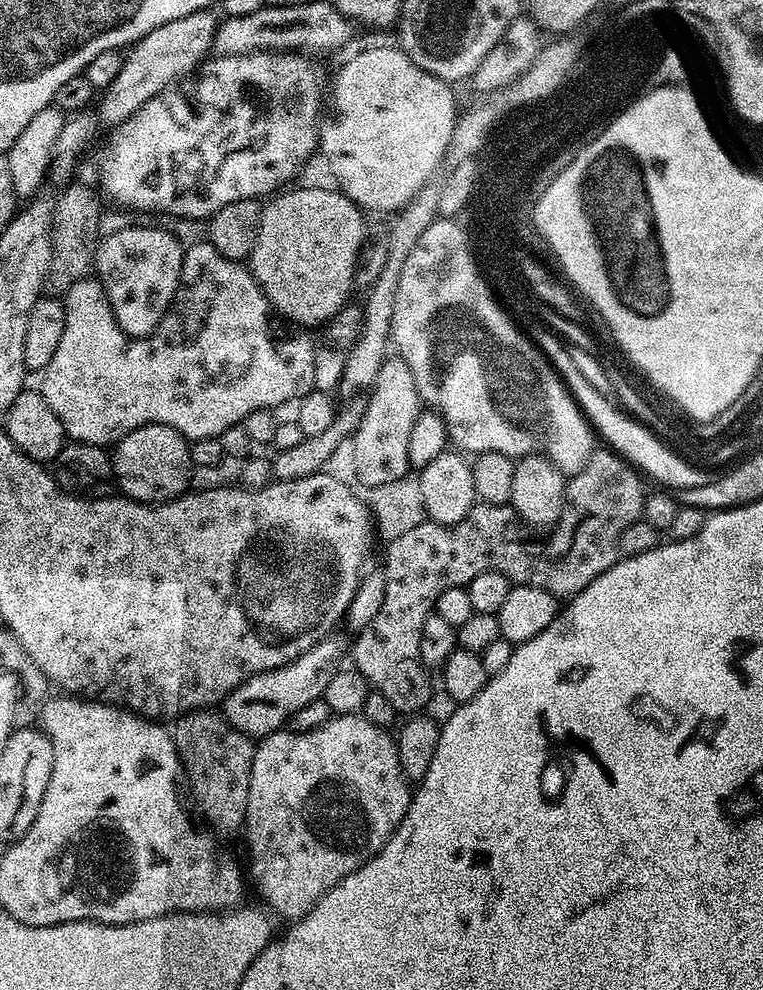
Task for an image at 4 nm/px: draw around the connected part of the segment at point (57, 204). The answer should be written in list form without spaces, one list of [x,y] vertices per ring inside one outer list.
[[[75,184],[65,187],[61,191],[65,192],[55,197],[52,209],[52,261],[48,273],[52,276],[52,284],[56,284],[56,294],[60,294],[60,284],[74,286],[74,282],[85,279],[93,271],[96,245],[102,236],[101,197],[95,191],[92,193],[86,185]]]

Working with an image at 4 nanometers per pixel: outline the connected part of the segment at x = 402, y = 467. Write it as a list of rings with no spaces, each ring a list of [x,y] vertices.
[[[398,354],[385,359],[366,399],[368,406],[350,437],[355,483],[362,484],[360,486],[365,489],[383,486],[409,475],[410,430],[422,410],[418,386],[414,386],[414,374],[410,374],[410,366],[406,366]]]

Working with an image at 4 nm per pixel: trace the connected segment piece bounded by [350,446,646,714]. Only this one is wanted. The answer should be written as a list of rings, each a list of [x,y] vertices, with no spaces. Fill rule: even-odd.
[[[600,446],[593,451],[588,465],[582,470],[571,473],[564,486],[564,509],[556,523],[547,530],[526,523],[511,503],[473,504],[472,508],[457,524],[433,524],[425,522],[407,530],[406,534],[387,541],[384,552],[384,581],[386,595],[382,598],[382,607],[374,622],[366,626],[350,644],[350,660],[357,672],[361,672],[375,691],[381,692],[394,706],[397,713],[416,714],[428,704],[432,696],[432,680],[429,669],[422,662],[422,626],[428,616],[433,615],[436,599],[442,590],[463,588],[478,574],[486,570],[498,570],[506,574],[513,585],[529,584],[546,590],[557,598],[571,598],[578,595],[594,578],[616,565],[620,556],[622,530],[644,515],[645,481],[641,473],[632,467],[623,457]]]

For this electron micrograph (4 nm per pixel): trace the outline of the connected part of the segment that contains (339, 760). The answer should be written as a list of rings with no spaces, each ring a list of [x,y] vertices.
[[[362,714],[333,715],[332,719],[322,726],[318,726],[318,730],[310,730],[309,732],[293,732],[291,730],[271,732],[269,736],[263,737],[256,744],[254,762],[250,766],[250,794],[246,802],[243,831],[248,832],[249,869],[247,868],[247,871],[250,873],[251,887],[252,884],[256,887],[257,894],[265,900],[261,901],[277,917],[283,918],[285,916],[288,922],[301,920],[327,892],[334,886],[338,886],[338,882],[342,882],[342,878],[354,874],[354,870],[362,867],[370,857],[377,856],[380,853],[382,846],[386,846],[386,842],[402,822],[402,818],[412,801],[412,793],[413,789],[410,787],[410,781],[404,775],[402,766],[398,762],[398,750],[396,749],[393,733],[374,726],[374,722],[370,722]]]

